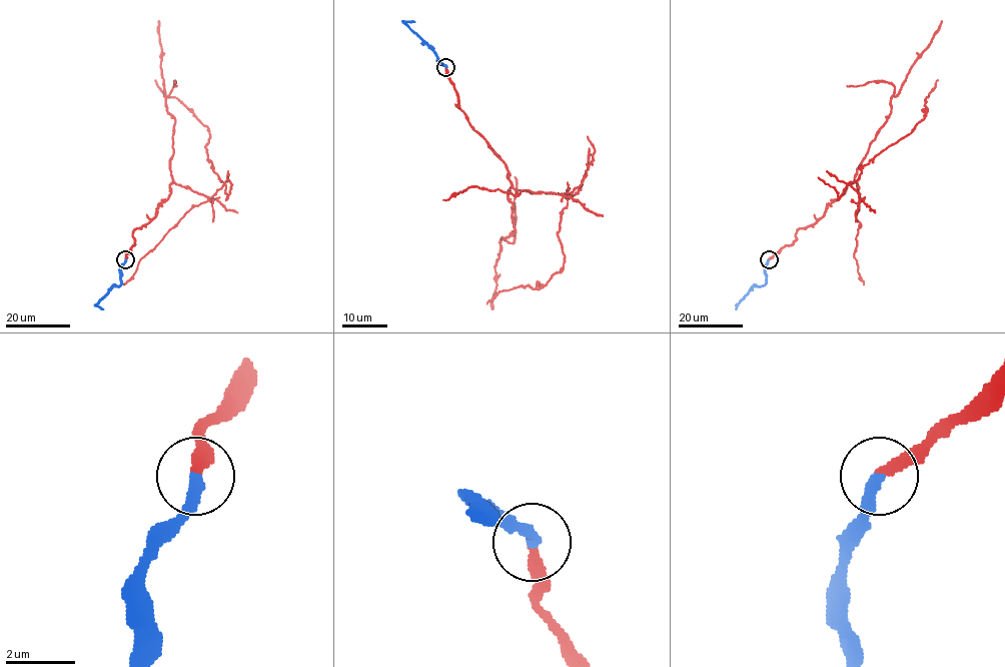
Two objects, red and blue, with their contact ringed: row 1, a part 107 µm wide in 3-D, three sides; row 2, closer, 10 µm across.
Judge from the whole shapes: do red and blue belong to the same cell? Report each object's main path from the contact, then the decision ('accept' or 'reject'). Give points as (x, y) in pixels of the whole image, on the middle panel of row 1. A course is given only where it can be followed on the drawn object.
course red (446, 66), (455, 105), (516, 190), (566, 193), (584, 179), (561, 213), (562, 268), (486, 304); course blue (446, 66), (439, 63), (435, 52), (406, 22), (414, 21); reject

